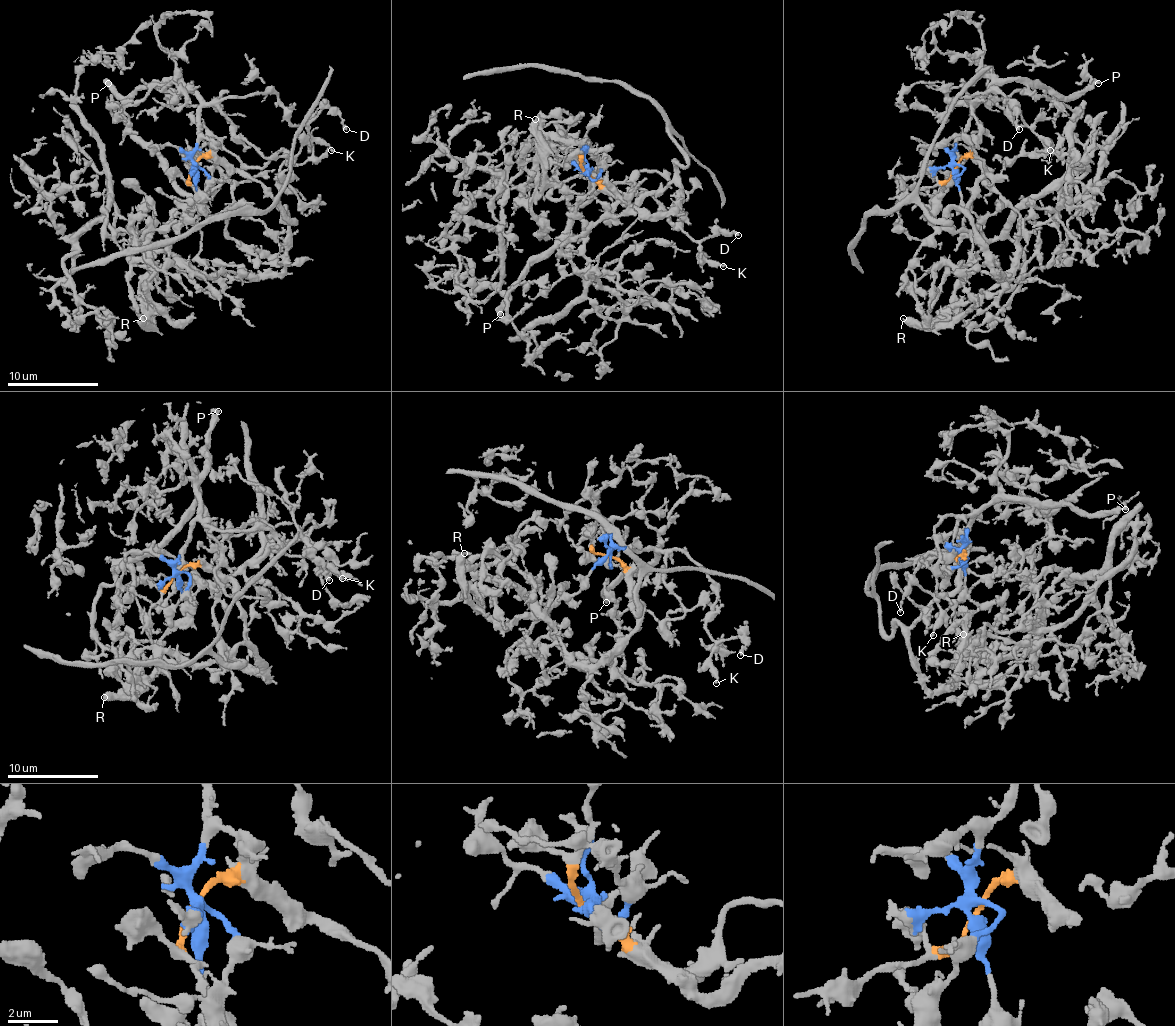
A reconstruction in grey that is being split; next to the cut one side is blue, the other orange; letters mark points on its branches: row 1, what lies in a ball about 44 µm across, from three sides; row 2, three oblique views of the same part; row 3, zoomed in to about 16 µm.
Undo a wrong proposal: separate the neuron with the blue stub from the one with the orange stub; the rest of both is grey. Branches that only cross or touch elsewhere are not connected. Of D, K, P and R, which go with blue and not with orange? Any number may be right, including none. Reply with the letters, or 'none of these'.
D, K, P

